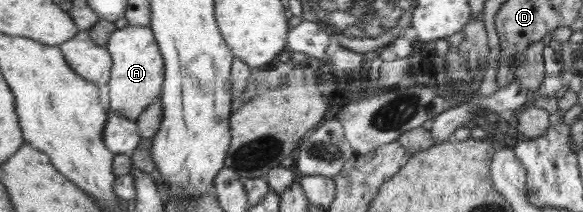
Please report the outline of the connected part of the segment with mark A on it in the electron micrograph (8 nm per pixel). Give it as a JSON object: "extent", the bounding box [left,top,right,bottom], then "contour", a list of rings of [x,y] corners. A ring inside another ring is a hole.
{"extent":[107,26,165,121],"contour":[[[133,26],[115,30],[107,43],[107,50],[113,56],[110,72],[110,110],[117,116],[125,116],[135,121],[154,102],[160,100],[165,85],[165,59],[161,48],[149,26]]]}

